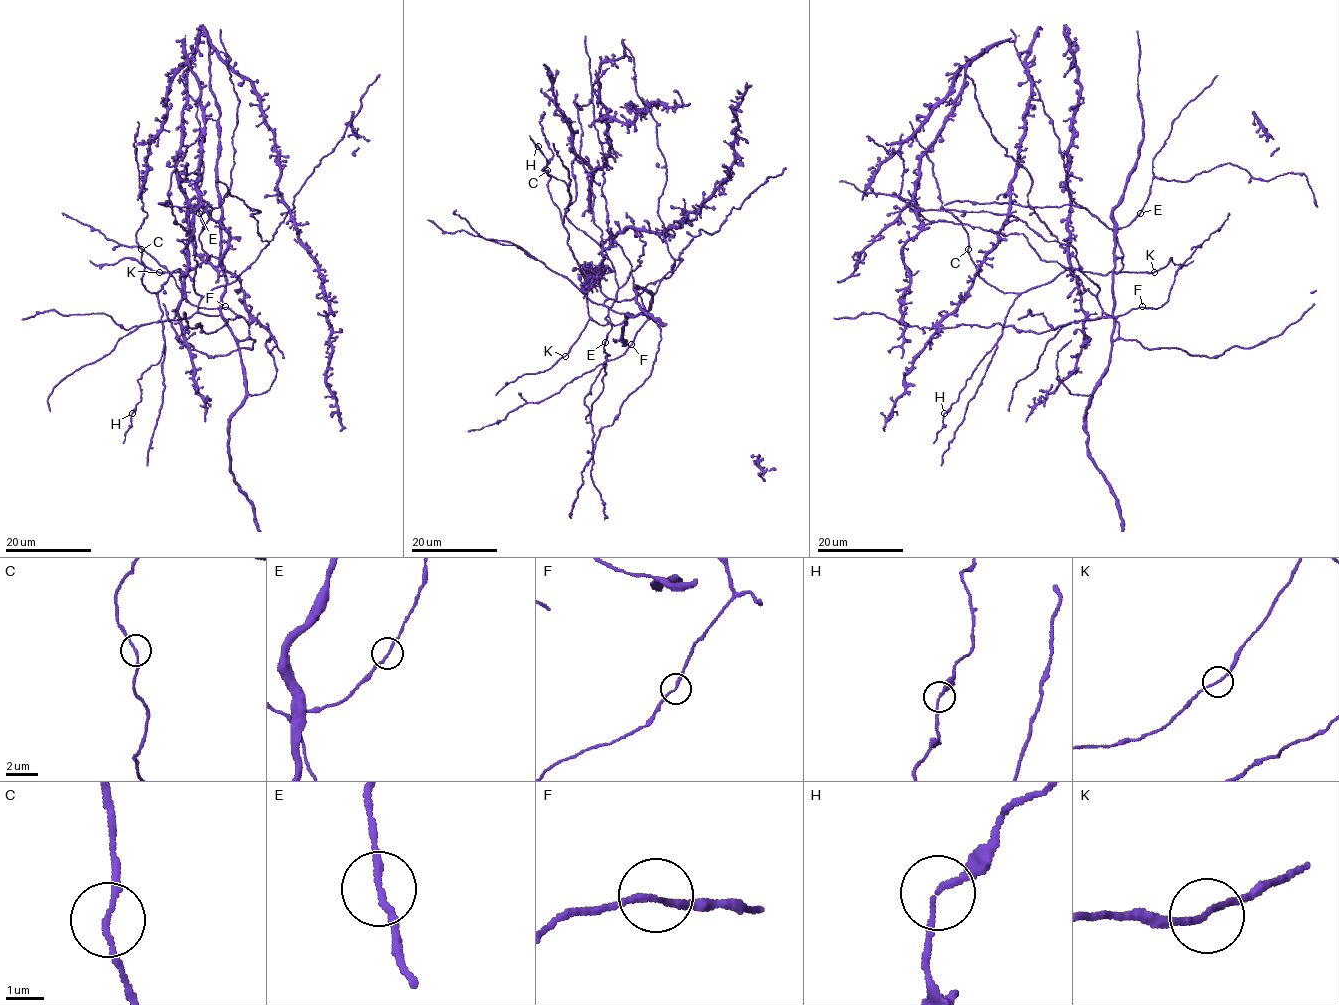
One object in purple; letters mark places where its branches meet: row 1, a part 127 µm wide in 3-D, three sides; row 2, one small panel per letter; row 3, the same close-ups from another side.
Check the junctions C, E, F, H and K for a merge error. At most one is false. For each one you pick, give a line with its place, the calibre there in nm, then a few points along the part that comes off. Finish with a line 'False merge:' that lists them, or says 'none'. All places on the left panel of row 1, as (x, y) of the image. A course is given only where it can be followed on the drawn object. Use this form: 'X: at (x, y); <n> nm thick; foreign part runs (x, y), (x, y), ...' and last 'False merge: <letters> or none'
False merge: none

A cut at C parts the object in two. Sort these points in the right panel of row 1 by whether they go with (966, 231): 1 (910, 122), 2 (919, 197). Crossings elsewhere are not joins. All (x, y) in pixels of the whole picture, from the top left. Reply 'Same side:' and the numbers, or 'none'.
Same side: 1

